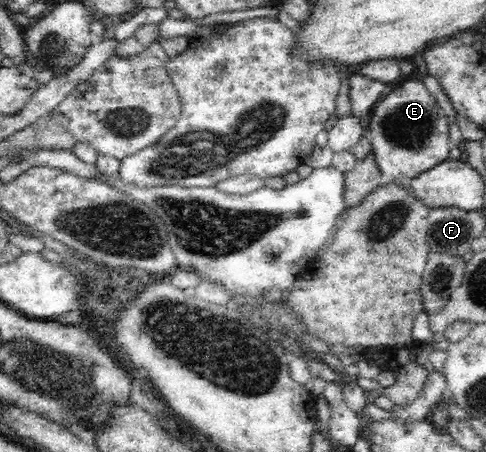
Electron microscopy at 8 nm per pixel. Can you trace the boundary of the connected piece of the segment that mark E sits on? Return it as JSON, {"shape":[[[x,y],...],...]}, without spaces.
{"shape":[[[421,79],[401,81],[400,85],[387,93],[384,99],[375,103],[365,124],[366,132],[370,136],[371,151],[374,152],[376,165],[382,174],[382,186],[420,175],[450,157],[450,120],[441,111],[436,98],[428,91]]]}

